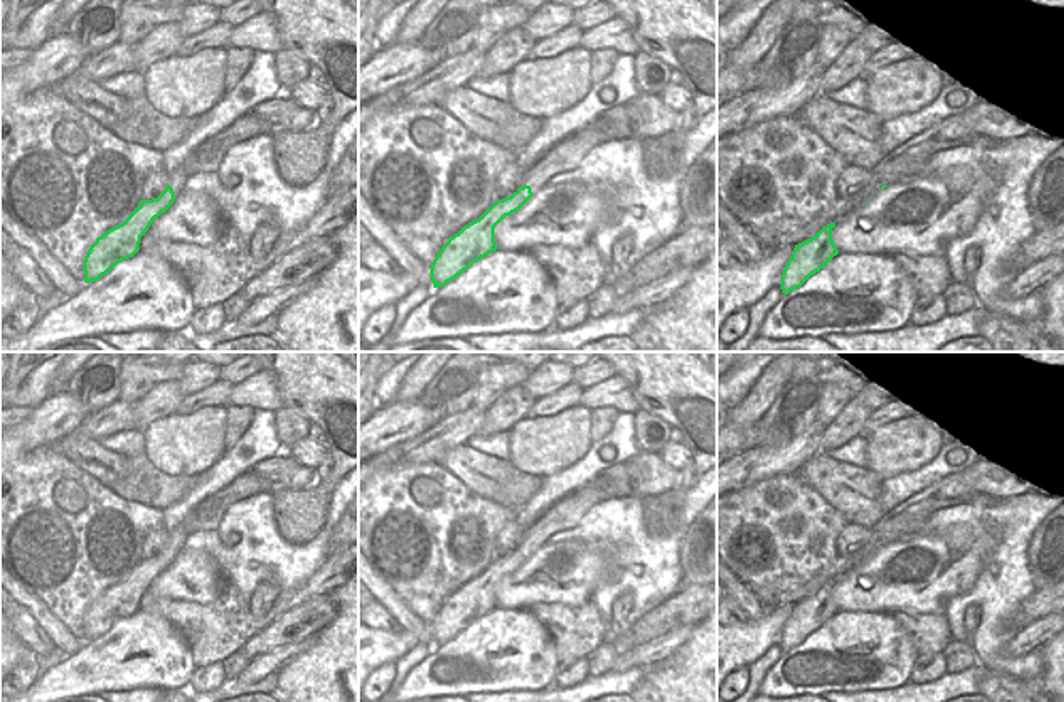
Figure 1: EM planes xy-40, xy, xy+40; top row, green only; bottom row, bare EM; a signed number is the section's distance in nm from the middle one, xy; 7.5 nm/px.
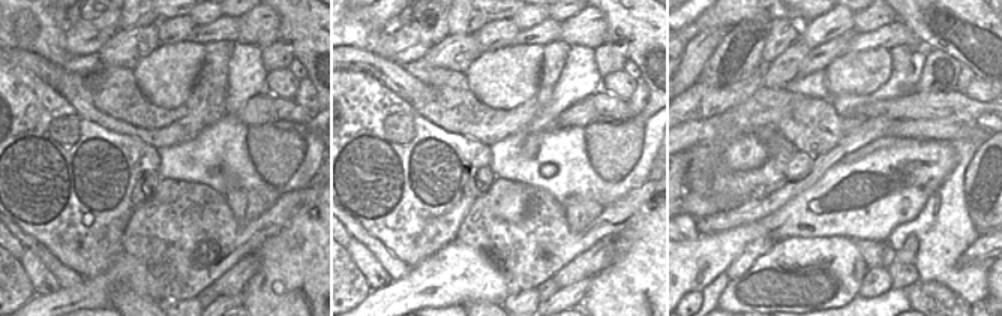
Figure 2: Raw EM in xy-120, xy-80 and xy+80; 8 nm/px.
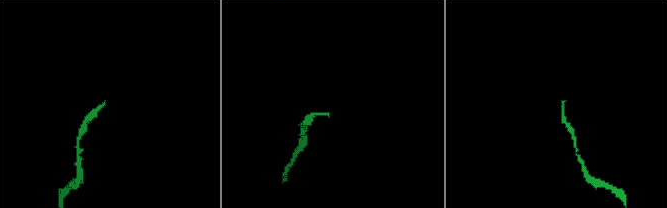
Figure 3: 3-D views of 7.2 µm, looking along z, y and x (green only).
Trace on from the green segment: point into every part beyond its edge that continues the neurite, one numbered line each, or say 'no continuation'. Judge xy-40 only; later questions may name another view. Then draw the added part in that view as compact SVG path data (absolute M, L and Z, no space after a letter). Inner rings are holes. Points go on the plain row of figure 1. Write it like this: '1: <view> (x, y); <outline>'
1: xy-40 (205, 517); M246 473L221 491L202 501L173 531L166 532L166 542L178 555L187 537L197 531L213 531L218 528L224 512L235 502L253 494L269 493L274 483L261 475Z

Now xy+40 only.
1: xy+40 (890, 530); M928 497L922 499L901 513L890 517L886 515L880 523L877 523L870 534L875 536L875 544L870 550L864 550L861 556L867 560L875 555L882 544L891 544L906 536L912 534L915 529L922 528L925 521L938 510L944 510L950 505L960 504L965 499L947 499L947 497Z

